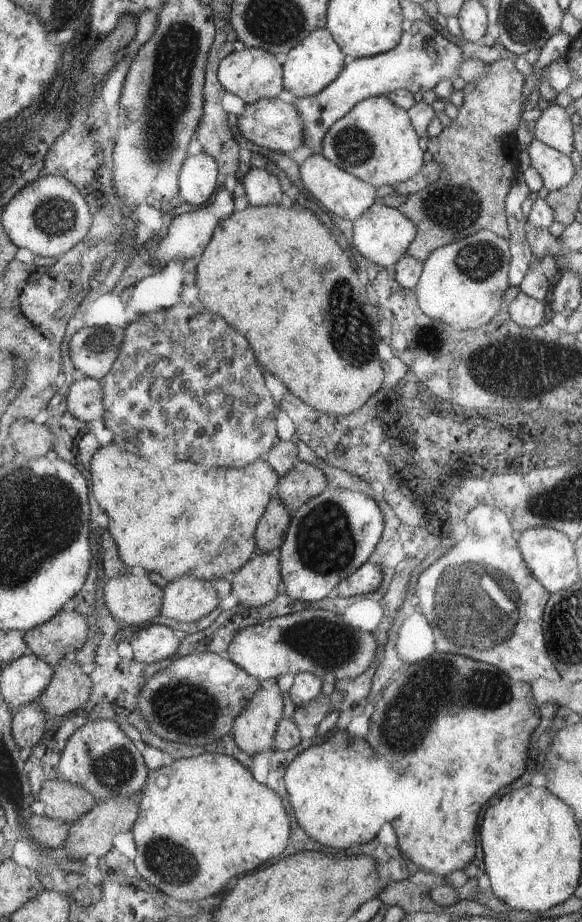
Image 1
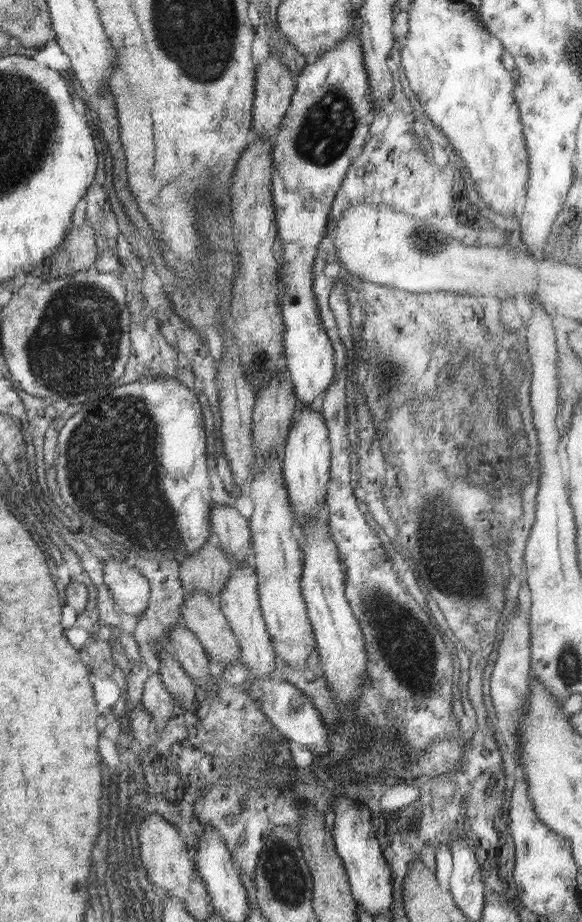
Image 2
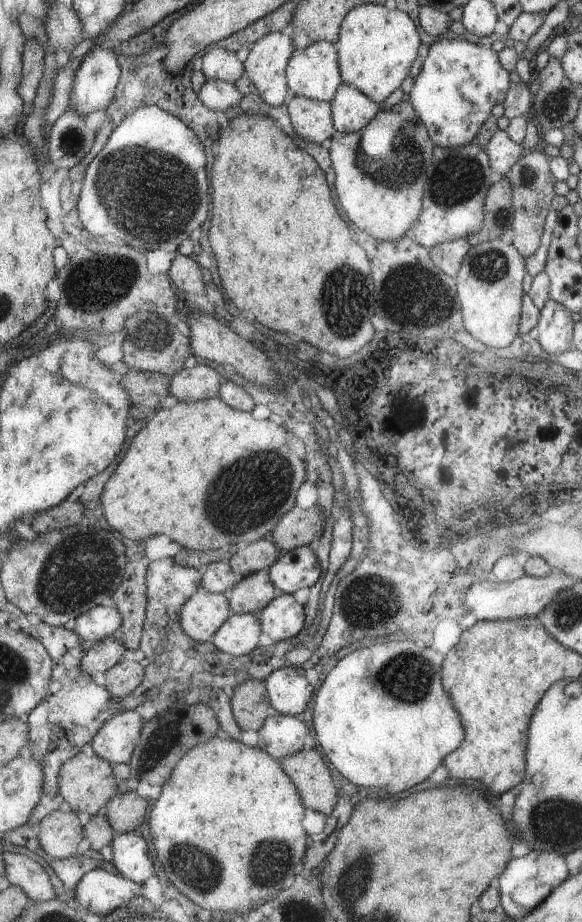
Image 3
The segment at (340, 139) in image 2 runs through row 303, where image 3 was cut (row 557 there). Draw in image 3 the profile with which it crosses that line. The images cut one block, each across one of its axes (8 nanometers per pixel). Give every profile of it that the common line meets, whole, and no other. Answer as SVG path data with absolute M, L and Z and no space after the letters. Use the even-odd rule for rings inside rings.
M309 545L282 553L270 567L271 580L286 594L294 594L300 588L310 588L320 580L322 572L316 554Z

